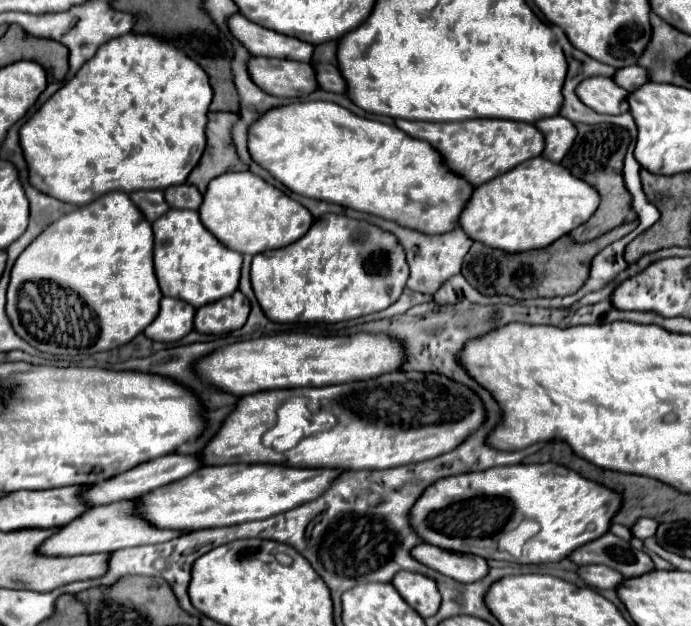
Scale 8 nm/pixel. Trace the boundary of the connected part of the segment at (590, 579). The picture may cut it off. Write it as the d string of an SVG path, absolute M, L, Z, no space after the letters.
M585 566L585 568L579 568L577 574L583 578L587 586L593 586L599 590L615 590L619 588L621 580L625 580L617 570L609 566Z

